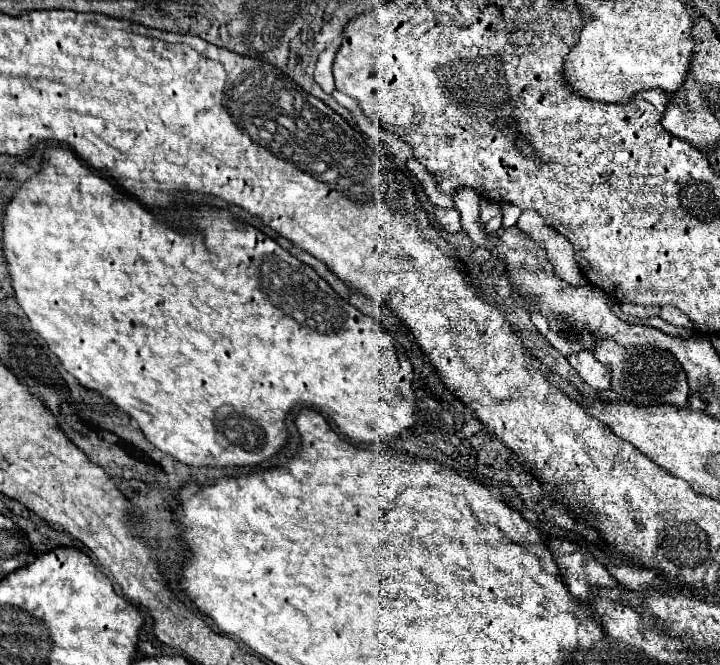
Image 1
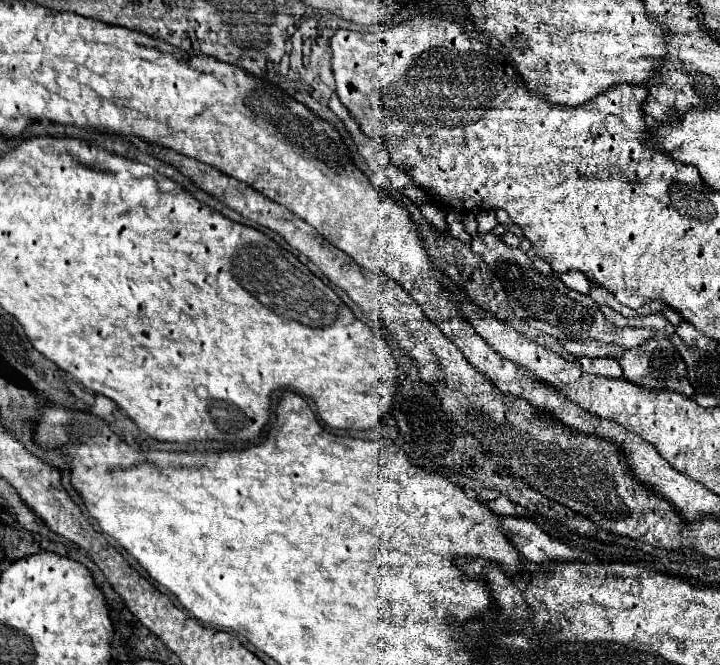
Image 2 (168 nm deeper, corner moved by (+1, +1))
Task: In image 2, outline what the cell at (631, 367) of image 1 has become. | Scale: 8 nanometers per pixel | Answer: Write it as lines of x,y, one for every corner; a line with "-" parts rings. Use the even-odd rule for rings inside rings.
601,306
601,312
603,316
615,324
615,326
631,326
631,328
653,328
656,333
656,337
651,339
647,344
643,346
637,346
637,348
629,348
617,362
623,370
623,378
637,384
637,386
643,386
647,390
673,390
673,392
679,392
683,396
693,396
693,388
687,380
687,370
685,370
685,362
681,358
681,354
673,348
670,338
676,333
675,326
669,324
669,320
663,316
663,314
649,314
649,316
637,316
637,318
625,318
621,314
617,314
613,308
609,306

